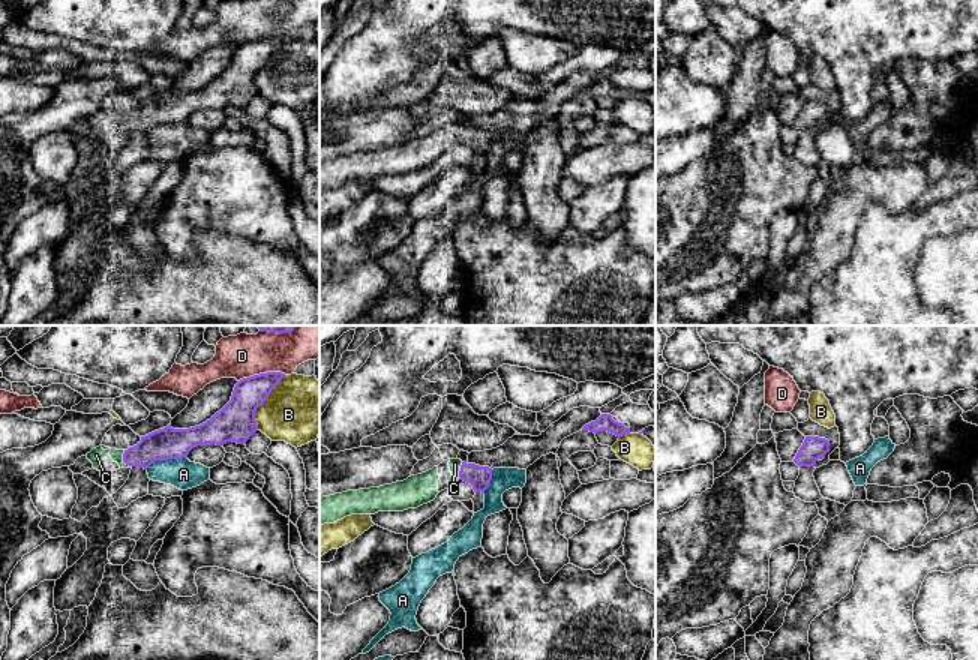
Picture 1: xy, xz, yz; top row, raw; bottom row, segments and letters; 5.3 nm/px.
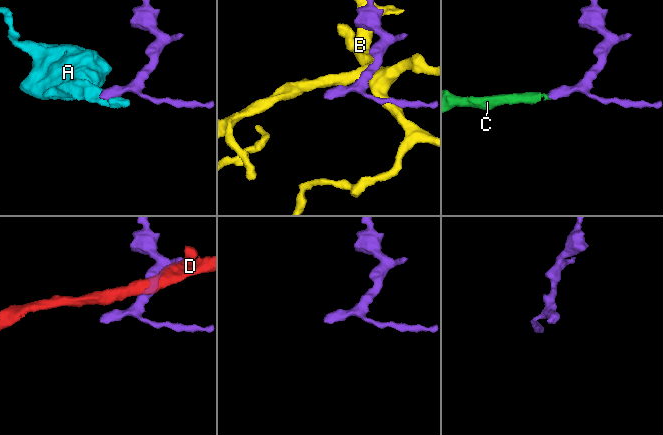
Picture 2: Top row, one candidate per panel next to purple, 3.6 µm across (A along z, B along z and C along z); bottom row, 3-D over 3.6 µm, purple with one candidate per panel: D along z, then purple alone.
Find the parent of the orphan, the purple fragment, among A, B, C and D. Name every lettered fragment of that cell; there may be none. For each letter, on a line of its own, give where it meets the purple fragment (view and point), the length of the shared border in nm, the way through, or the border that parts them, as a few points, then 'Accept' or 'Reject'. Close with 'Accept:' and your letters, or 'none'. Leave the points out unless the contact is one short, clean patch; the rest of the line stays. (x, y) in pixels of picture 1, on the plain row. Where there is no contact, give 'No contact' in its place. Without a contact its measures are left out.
A: Touches purple at xy (165, 123). Shared border 240 nm. Boundary: xy (186, 120), (155, 125), (146, 132). Reject
B: Touches purple at xy (263, 66). Shared border 340 nm. Reject
C: Touches purple at xy (123, 123). Shared border 100 nm. Accept
D: Touches purple at xy (261, 38). Shared border 260 nm. Reject
Accept: C

